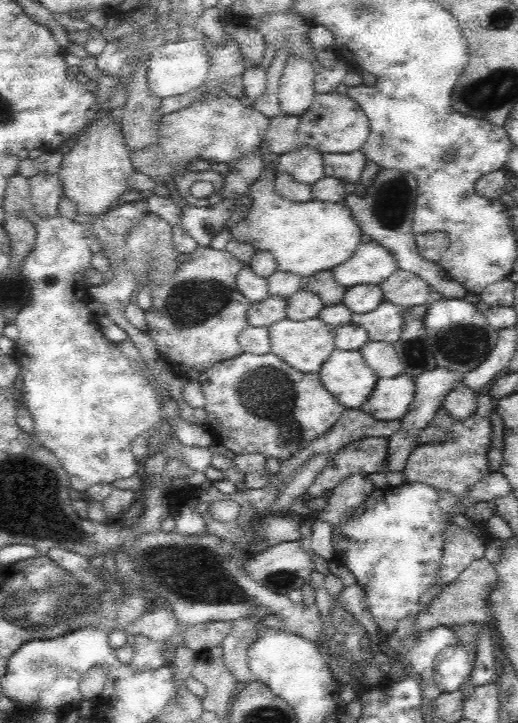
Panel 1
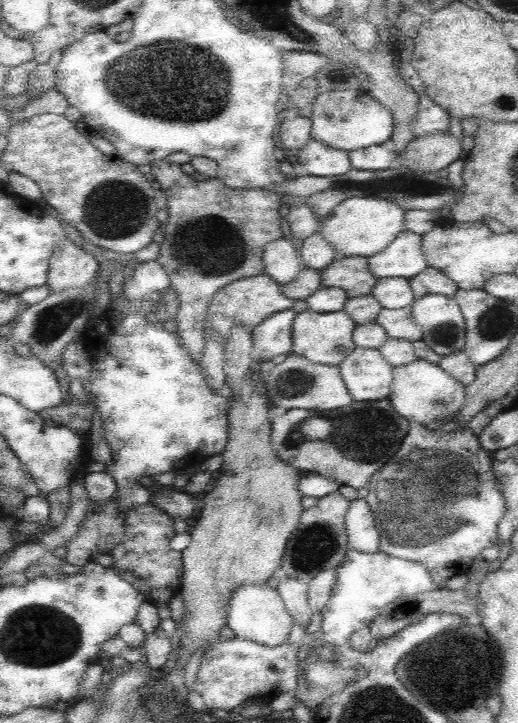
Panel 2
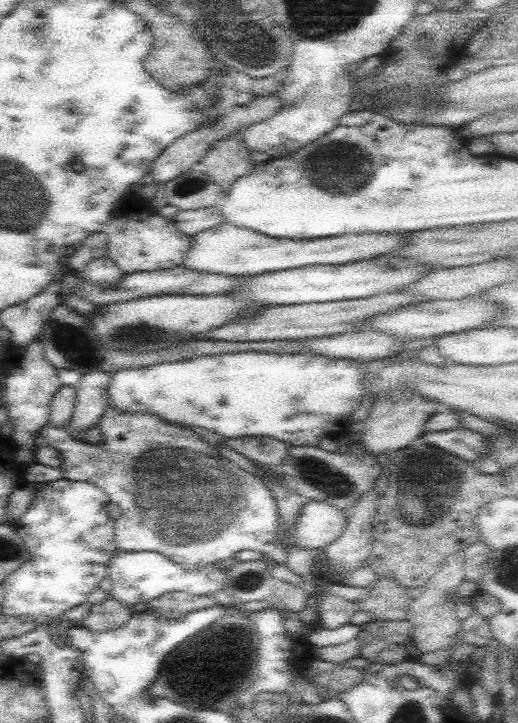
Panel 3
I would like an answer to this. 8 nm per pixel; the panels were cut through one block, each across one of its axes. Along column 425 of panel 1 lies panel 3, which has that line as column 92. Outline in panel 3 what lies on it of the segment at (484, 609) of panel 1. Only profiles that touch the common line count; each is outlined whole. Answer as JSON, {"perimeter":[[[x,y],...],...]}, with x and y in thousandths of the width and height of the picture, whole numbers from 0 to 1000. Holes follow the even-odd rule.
{"perimeter":[[[207,820],[195,835],[176,837],[172,848],[156,859],[156,864],[183,877],[203,874],[203,871],[218,871],[218,869],[237,866],[239,860],[249,858],[257,842],[261,841],[243,838]]]}

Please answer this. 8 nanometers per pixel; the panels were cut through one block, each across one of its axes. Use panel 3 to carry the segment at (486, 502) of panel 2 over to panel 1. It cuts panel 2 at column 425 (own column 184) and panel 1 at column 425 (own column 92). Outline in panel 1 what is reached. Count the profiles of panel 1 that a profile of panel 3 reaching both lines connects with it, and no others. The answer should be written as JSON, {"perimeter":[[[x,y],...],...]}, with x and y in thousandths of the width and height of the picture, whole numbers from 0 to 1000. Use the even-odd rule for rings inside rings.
{"perimeter":[[[932,541],[927,544],[919,567],[903,578],[876,578],[853,564],[834,578],[834,588],[857,596],[857,603],[846,611],[807,615],[788,632],[778,647],[778,667],[811,665],[842,676],[869,680],[888,697],[888,711],[900,716],[900,707],[915,698],[903,696],[902,680],[946,651],[942,650],[942,622],[950,611],[950,584],[946,571],[956,567],[954,552]]]}

